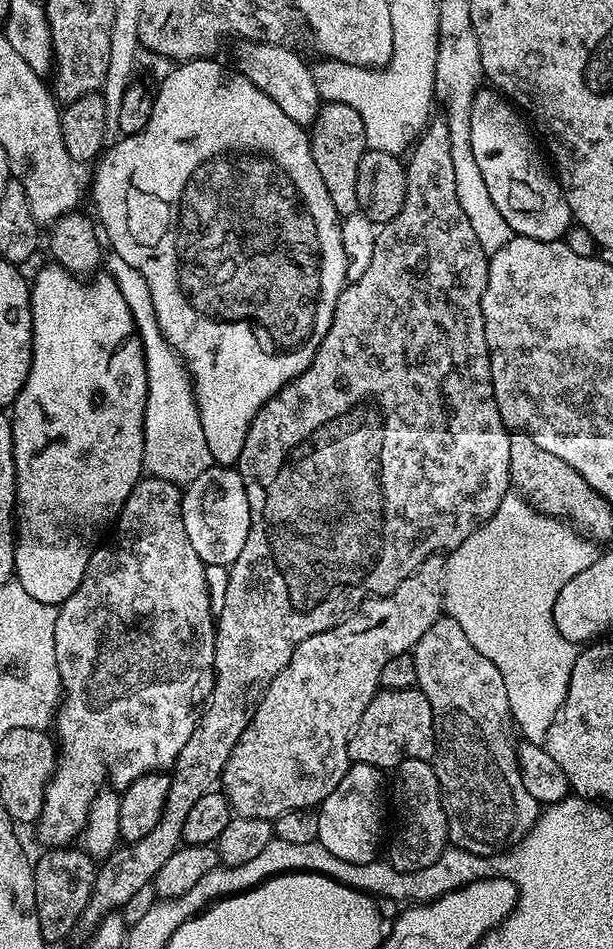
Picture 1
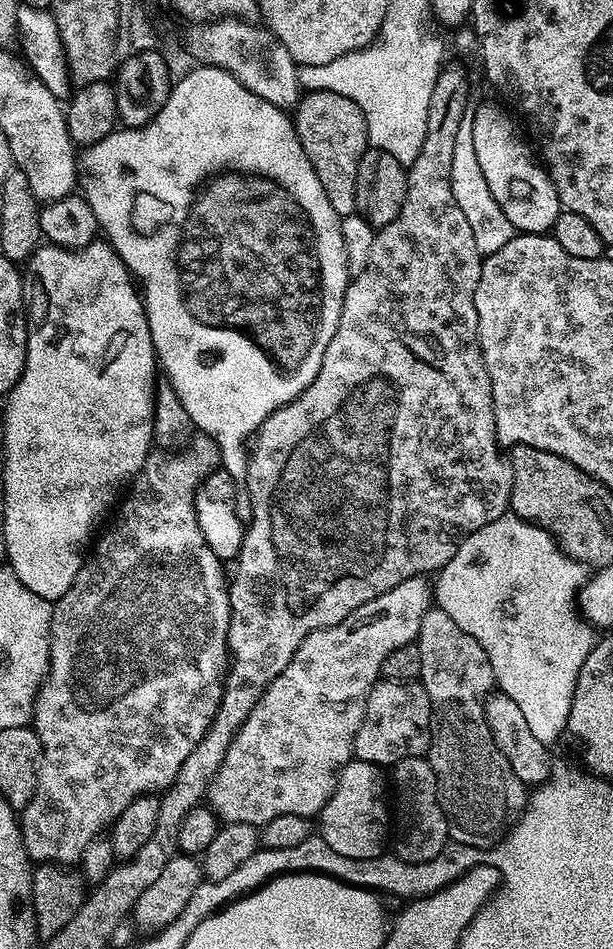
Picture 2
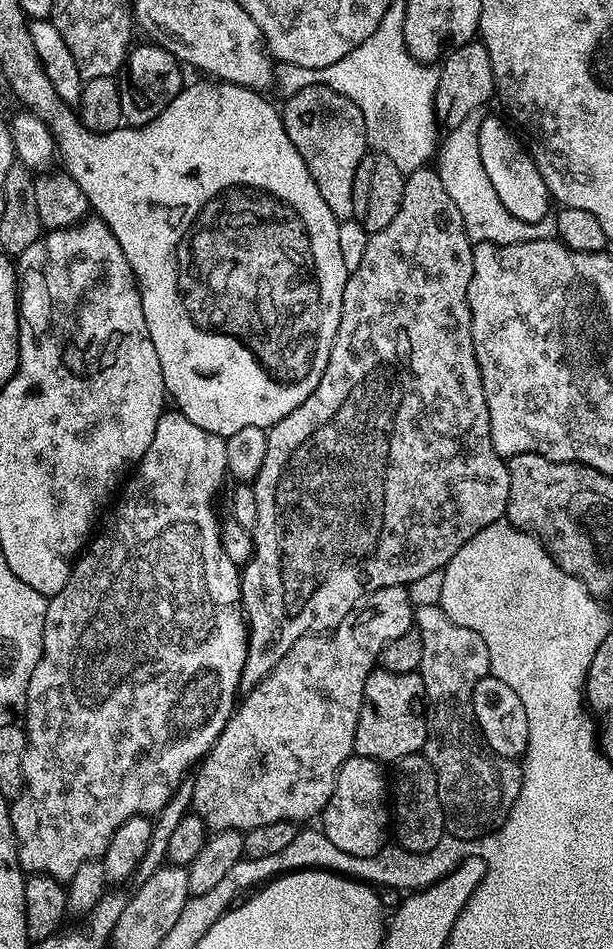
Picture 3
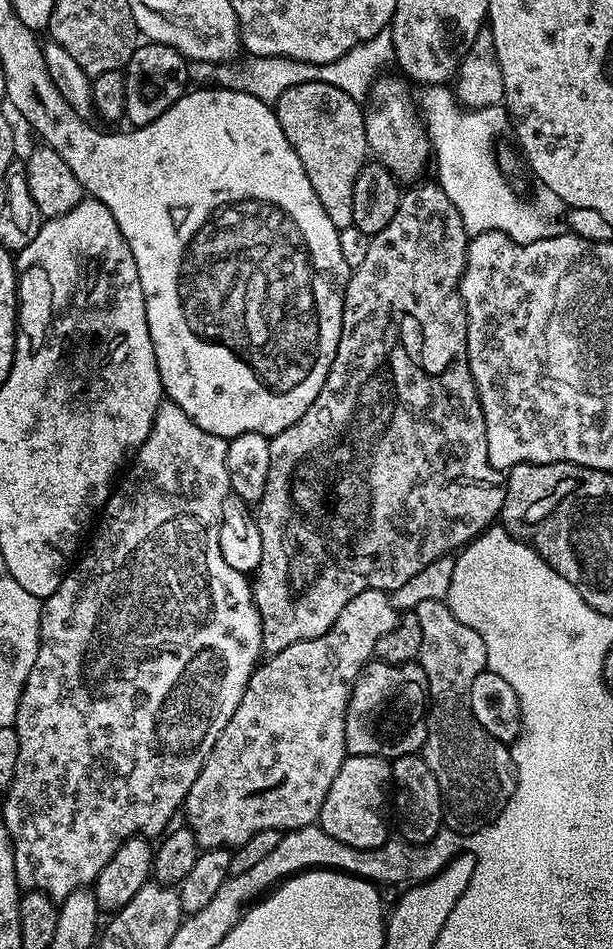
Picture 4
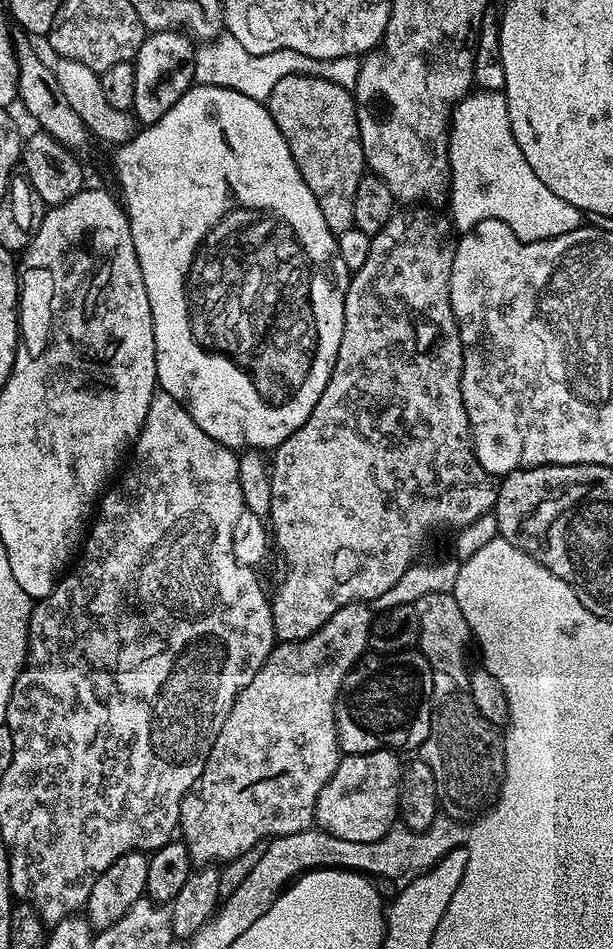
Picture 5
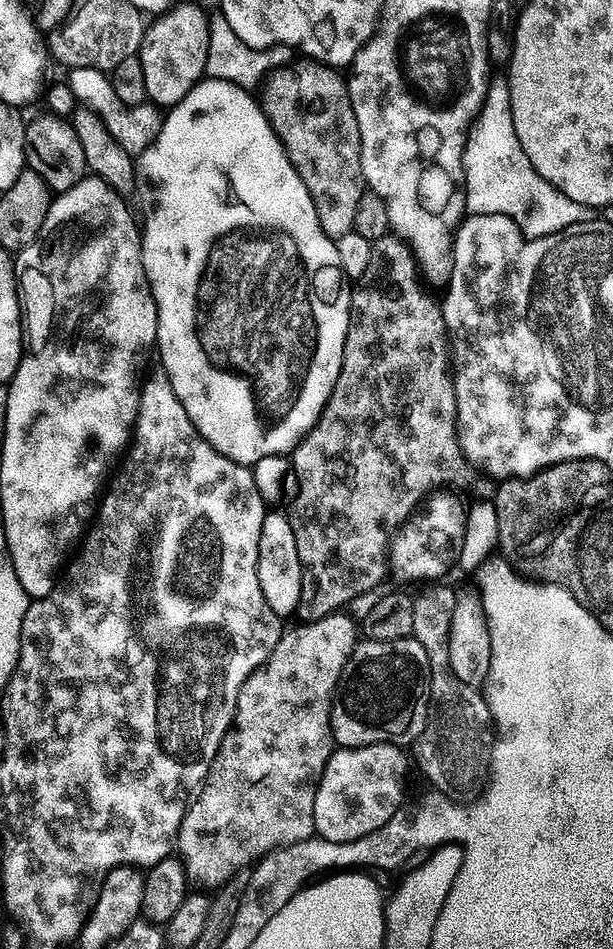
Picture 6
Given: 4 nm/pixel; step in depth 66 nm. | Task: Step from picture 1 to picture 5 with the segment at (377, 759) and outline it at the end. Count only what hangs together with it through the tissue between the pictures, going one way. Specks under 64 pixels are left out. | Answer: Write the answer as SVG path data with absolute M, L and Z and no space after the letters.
M419 650L391 654L365 654L346 674L340 696L336 699L336 729L341 753L357 756L367 752L419 749L432 725L432 667Z

